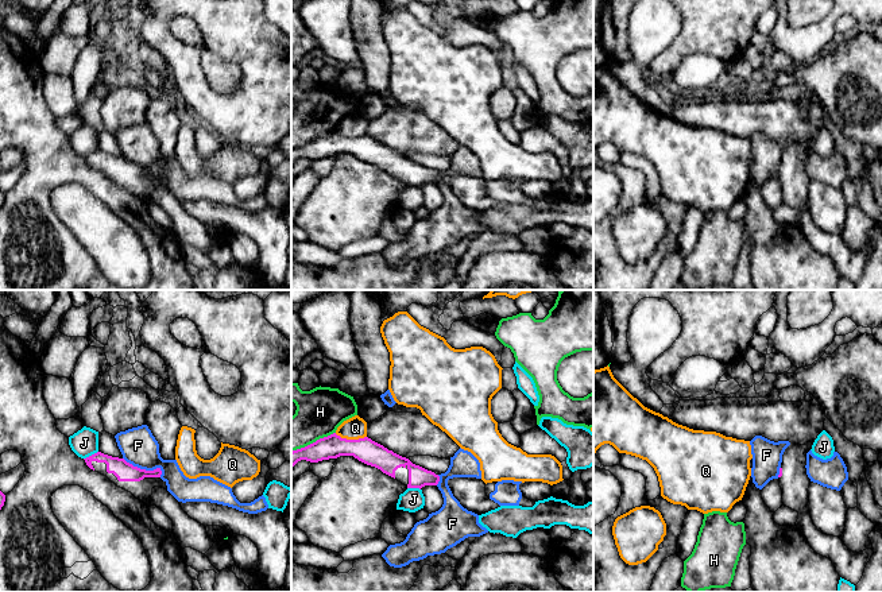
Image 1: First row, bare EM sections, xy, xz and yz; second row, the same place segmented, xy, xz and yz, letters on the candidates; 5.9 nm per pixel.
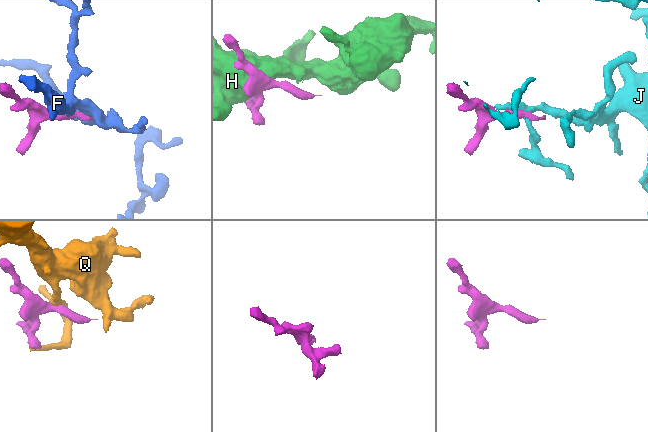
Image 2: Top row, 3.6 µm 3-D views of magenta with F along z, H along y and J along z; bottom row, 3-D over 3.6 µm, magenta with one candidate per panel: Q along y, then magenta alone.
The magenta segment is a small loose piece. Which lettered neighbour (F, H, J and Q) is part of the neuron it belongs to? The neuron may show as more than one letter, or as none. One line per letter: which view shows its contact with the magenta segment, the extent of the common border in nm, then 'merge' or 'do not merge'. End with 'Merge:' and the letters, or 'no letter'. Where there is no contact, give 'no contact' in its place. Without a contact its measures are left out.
F: contact in xy; length 260 nm; do not merge
H: contact in xz; length 300 nm; do not merge
J: contact in xy; length 100 nm; do not merge
Q: contact in xz; length 190 nm; do not merge
Merge: no letter

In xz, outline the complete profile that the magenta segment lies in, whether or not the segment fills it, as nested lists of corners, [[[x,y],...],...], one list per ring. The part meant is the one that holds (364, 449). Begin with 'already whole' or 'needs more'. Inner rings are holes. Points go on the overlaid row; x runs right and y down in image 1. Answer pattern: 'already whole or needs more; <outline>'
needs more; [[[336,433],[320,438],[305,448],[293,450],[291,468],[301,460],[318,463],[340,456],[353,456],[359,461],[396,479],[407,488],[421,490],[425,485],[437,485],[440,481],[440,476],[434,472],[413,464],[409,458],[388,450],[368,437],[347,440]]]

